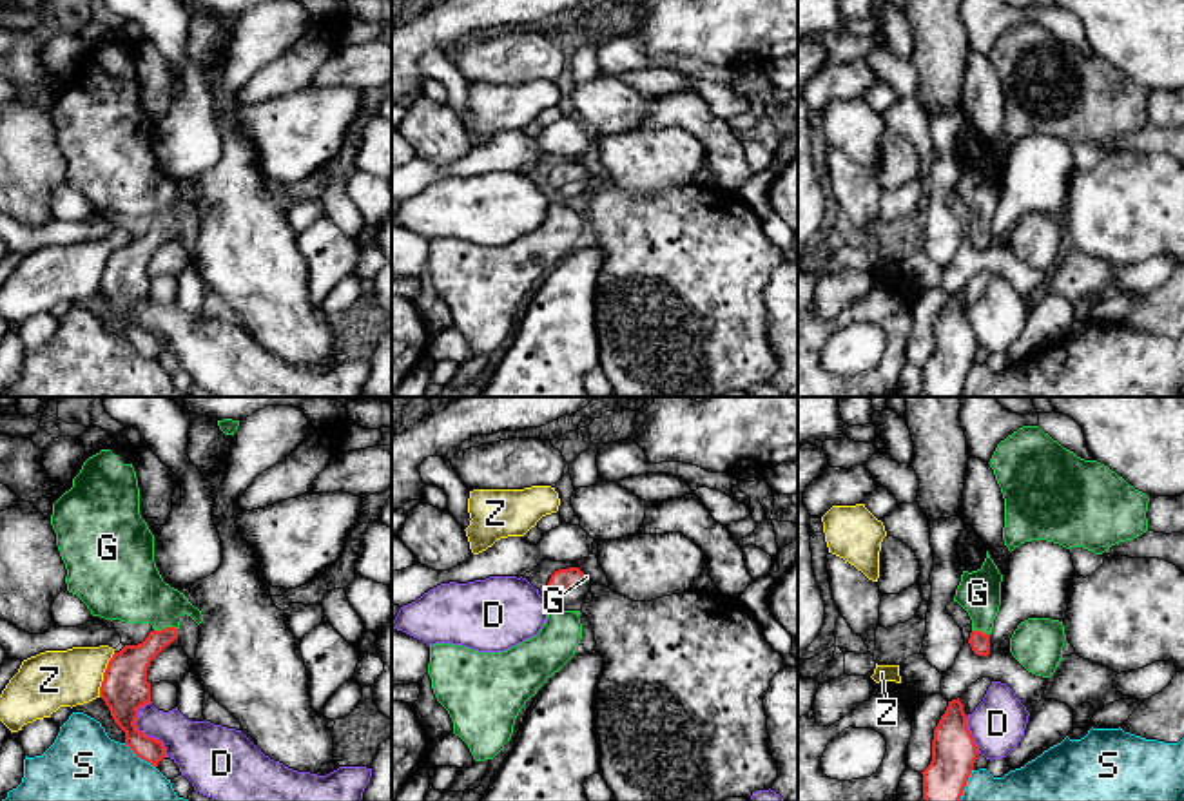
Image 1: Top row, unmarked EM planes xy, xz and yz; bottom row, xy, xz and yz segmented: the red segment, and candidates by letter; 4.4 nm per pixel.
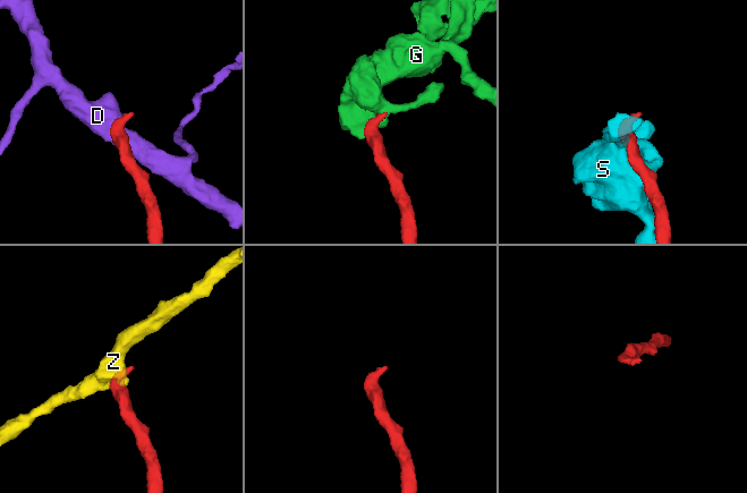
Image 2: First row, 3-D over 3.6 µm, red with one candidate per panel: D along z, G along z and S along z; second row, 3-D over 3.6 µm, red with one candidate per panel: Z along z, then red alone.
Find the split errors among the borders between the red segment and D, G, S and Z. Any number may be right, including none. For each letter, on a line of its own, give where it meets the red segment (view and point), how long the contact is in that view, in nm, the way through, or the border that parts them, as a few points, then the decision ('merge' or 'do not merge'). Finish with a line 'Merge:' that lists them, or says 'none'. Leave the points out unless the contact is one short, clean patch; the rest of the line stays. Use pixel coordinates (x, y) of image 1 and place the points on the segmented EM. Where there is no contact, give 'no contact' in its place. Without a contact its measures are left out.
D: xy (142, 733) | 260 nm | do not merge
G: xy (165, 627) | 110 nm | across xy (127, 669), (165, 627), (127, 586) | merge
S: xy (140, 758) | 180 nm | do not merge
Z: xy (104, 675) | 220 nm | along xy (115, 653), (104, 673), (98, 696) | do not merge
Merge: G

